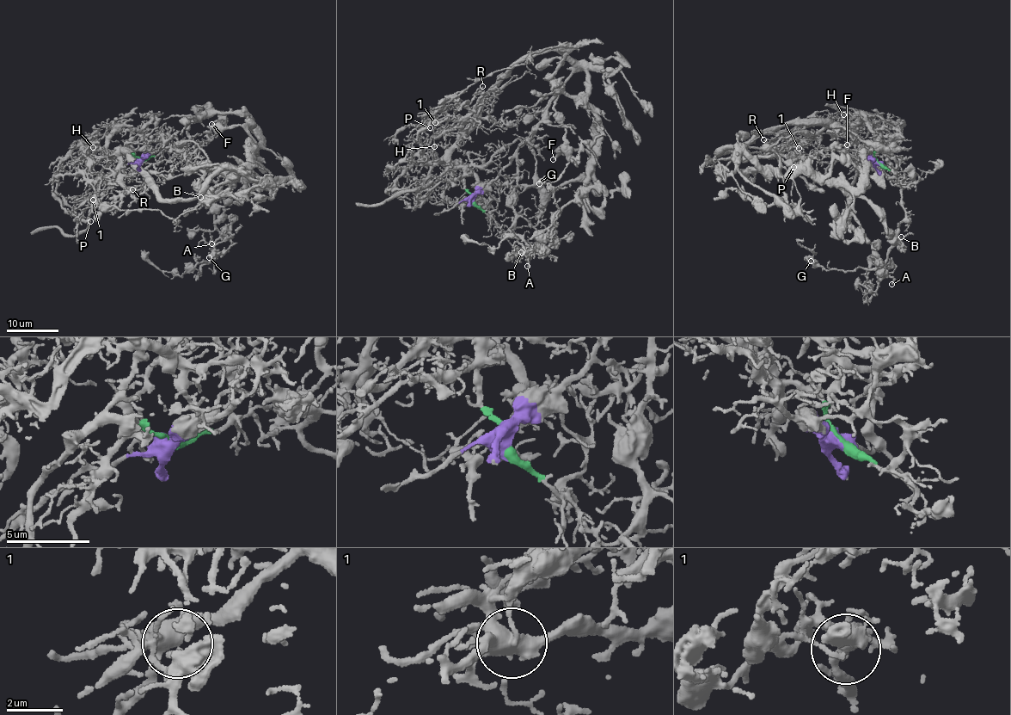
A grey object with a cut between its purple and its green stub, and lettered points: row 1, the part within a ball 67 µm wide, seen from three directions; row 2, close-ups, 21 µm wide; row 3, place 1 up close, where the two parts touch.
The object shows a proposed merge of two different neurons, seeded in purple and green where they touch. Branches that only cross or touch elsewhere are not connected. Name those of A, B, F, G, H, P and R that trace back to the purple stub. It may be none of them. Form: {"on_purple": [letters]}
{"on_purple": ["A", "B", "G"]}

